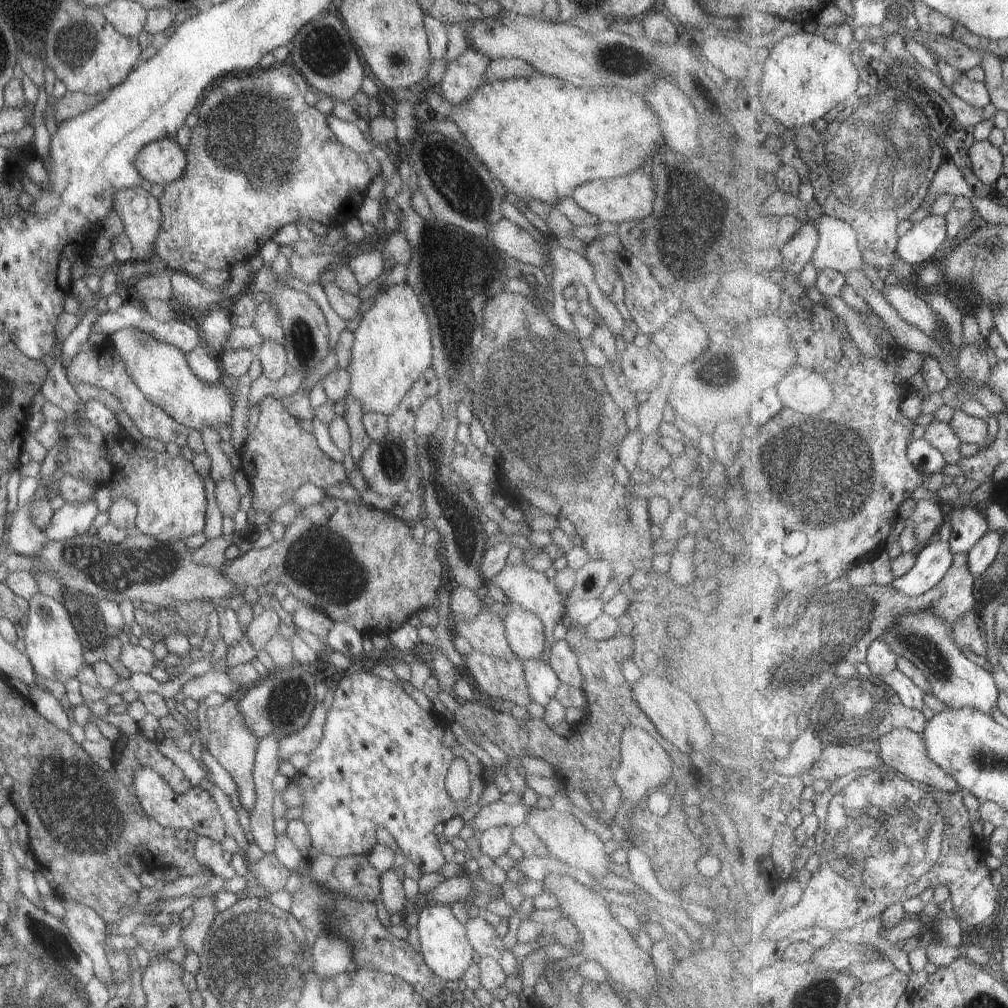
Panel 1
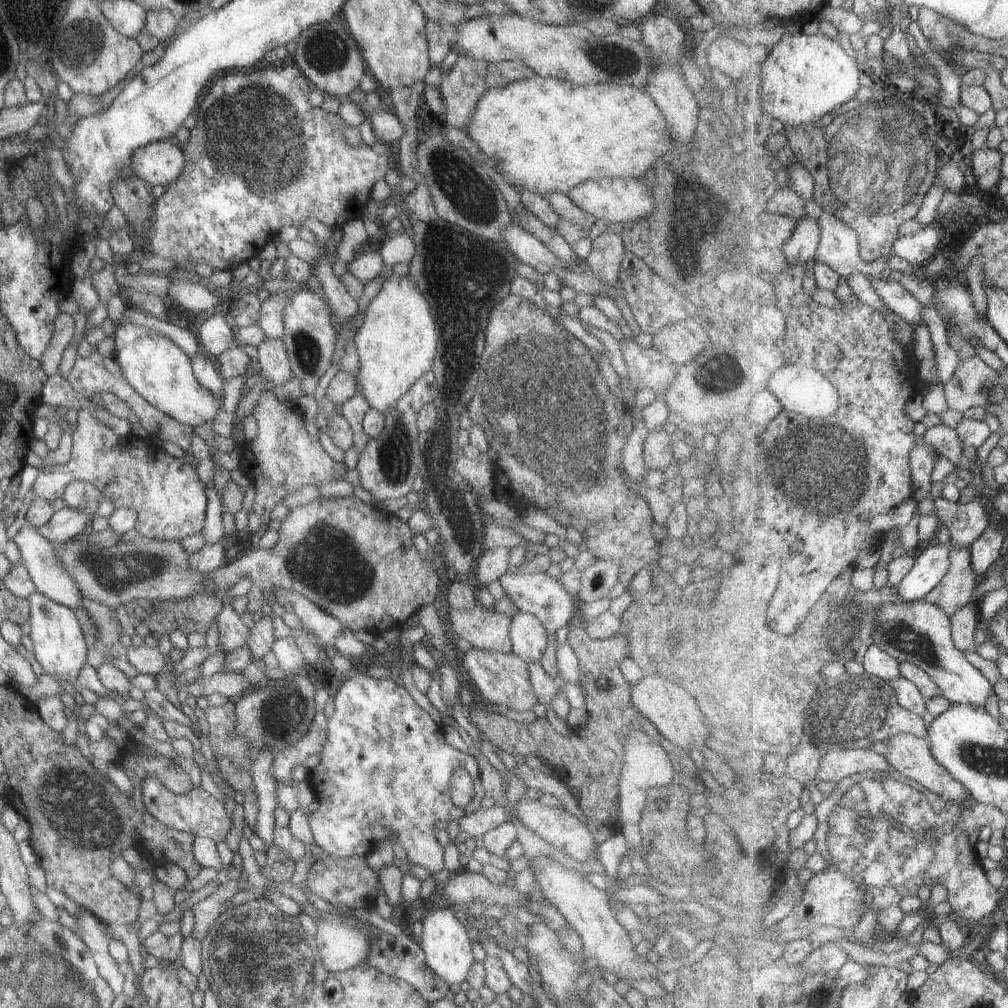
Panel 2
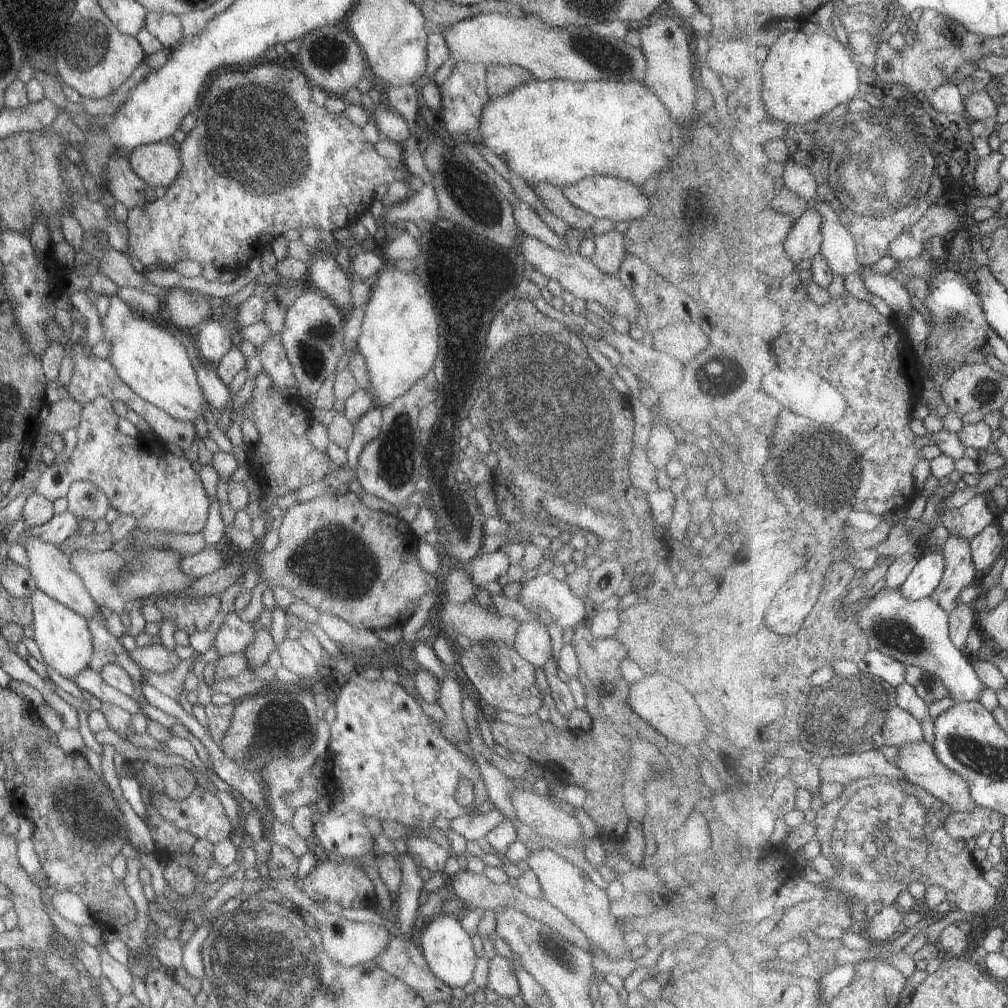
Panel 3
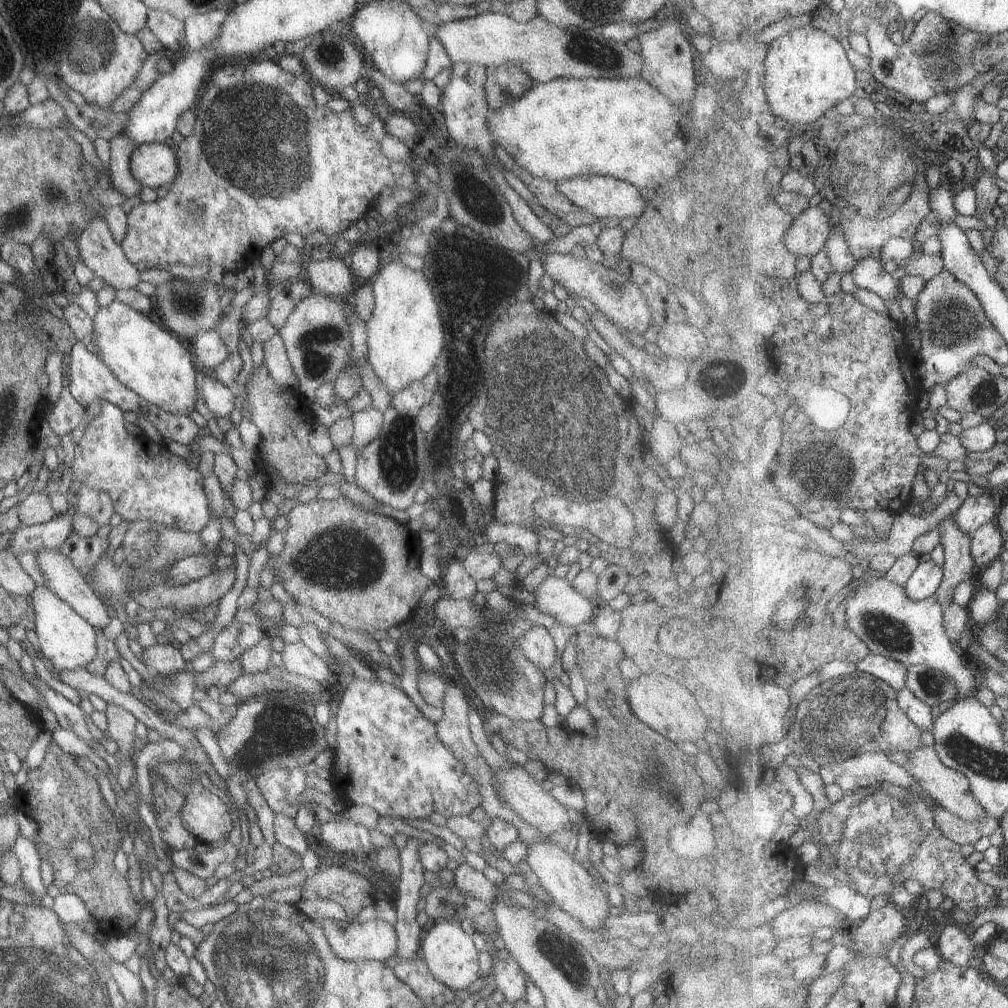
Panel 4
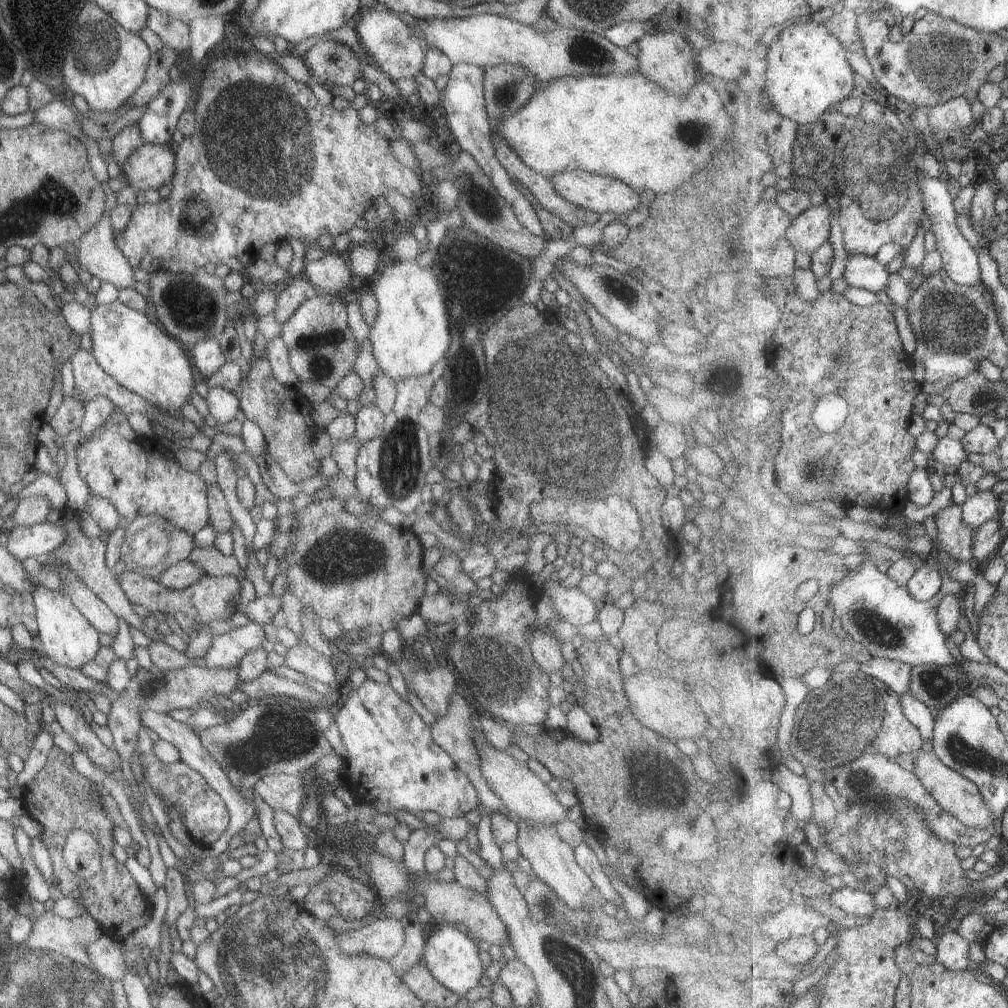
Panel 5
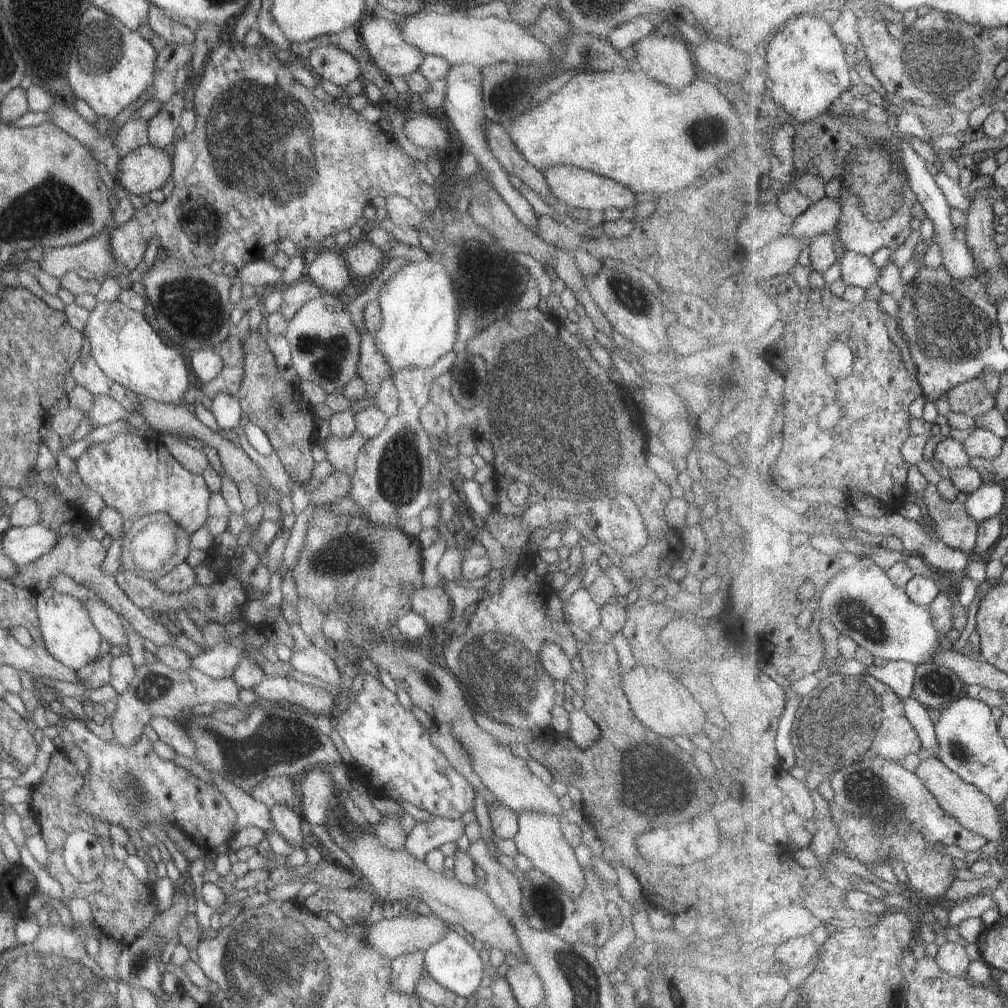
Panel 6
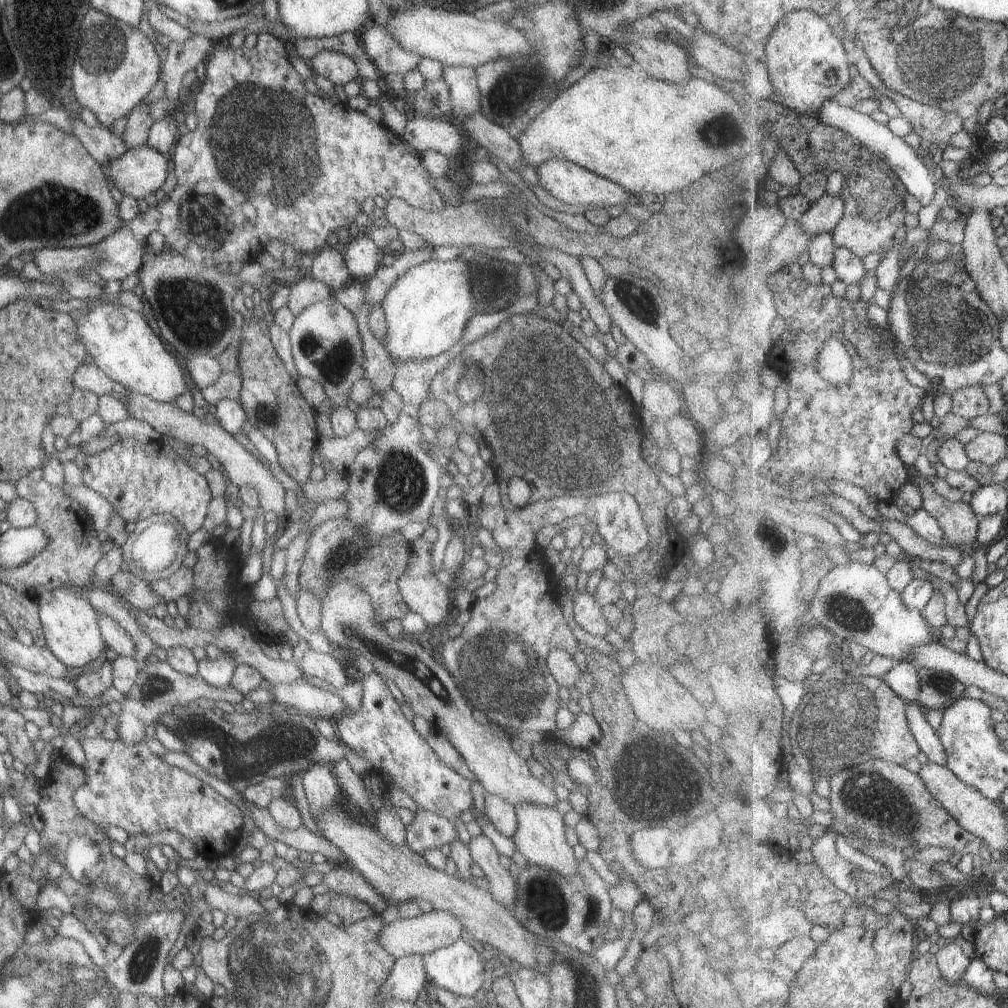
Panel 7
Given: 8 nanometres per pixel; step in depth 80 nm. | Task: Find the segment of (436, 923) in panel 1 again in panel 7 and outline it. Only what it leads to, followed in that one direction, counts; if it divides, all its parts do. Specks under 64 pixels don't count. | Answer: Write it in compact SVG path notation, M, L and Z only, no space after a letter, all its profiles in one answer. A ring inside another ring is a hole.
M461 939L422 955L422 965L429 984L462 997L474 996L487 970L471 943Z

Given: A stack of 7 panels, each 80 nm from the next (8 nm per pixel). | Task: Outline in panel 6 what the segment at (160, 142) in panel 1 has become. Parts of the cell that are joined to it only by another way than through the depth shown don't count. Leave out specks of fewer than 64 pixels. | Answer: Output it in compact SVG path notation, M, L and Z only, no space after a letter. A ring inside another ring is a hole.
M147 142L120 157L114 179L119 181L125 193L142 197L151 190L160 189L171 169L171 159L165 150Z

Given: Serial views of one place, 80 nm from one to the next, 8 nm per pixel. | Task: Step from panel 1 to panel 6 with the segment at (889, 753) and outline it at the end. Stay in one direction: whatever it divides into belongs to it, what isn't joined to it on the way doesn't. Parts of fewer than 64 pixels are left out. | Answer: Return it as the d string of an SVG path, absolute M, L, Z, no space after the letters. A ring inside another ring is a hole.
M930 755L924 761L918 762L916 772L925 781L928 789L936 795L946 813L955 817L959 823L973 834L981 835L991 842L996 842L998 846L1003 844L1007 824L1003 822L1003 818L999 814L999 808L995 808L995 803L992 798L989 798L989 795L979 790L977 786L966 783L960 775L945 766L945 763L940 758L935 758L933 755Z

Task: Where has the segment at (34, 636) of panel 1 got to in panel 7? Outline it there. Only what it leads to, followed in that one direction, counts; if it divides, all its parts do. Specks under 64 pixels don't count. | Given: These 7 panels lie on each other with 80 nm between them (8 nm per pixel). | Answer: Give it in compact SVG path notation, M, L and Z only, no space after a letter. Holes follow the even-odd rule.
M58 587L44 591L35 600L38 604L38 620L46 648L67 669L82 668L99 657L101 652L106 651L103 650L106 647L97 628L97 612L81 596Z

